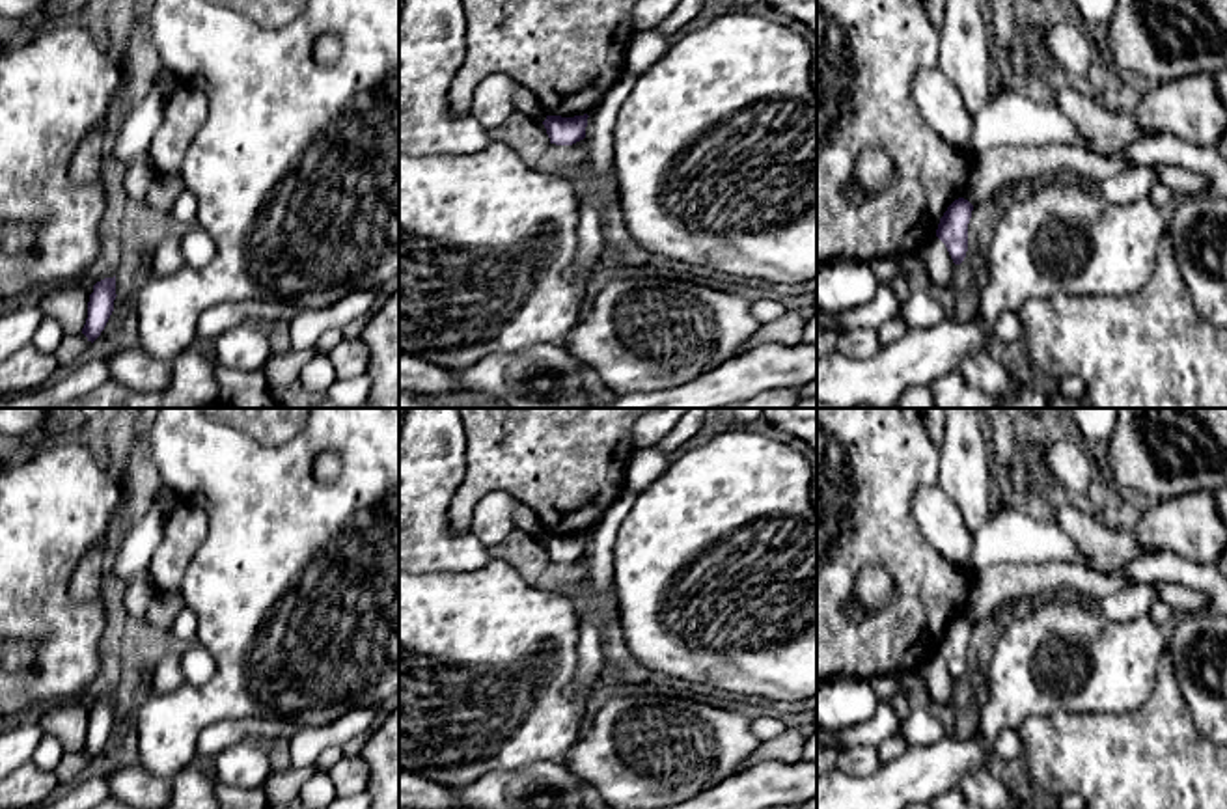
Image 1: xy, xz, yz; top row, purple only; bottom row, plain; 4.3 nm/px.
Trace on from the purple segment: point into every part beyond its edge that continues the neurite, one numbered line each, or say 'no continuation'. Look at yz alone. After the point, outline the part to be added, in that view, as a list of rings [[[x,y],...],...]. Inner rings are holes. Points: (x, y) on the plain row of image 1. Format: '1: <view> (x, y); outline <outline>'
no continuation

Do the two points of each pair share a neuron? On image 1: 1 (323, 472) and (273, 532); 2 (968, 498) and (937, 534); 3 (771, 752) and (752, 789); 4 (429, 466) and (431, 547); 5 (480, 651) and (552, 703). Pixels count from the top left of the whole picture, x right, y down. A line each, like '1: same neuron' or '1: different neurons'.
1: different neurons
2: different neurons
3: different neurons
4: same neuron
5: same neuron

